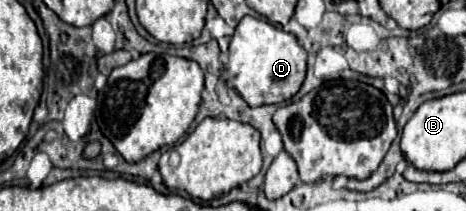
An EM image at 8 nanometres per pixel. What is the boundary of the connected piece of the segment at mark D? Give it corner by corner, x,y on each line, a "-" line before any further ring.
253,16
241,18
229,44
227,84
241,94
249,106
281,104
291,100
307,74
307,52
291,32

